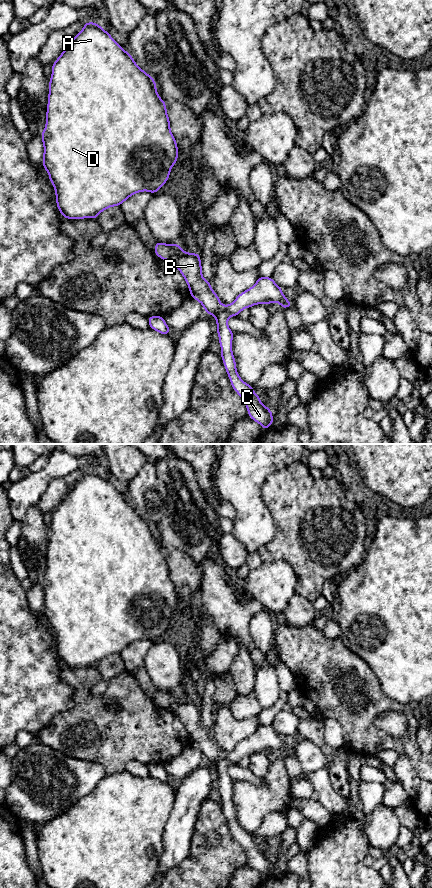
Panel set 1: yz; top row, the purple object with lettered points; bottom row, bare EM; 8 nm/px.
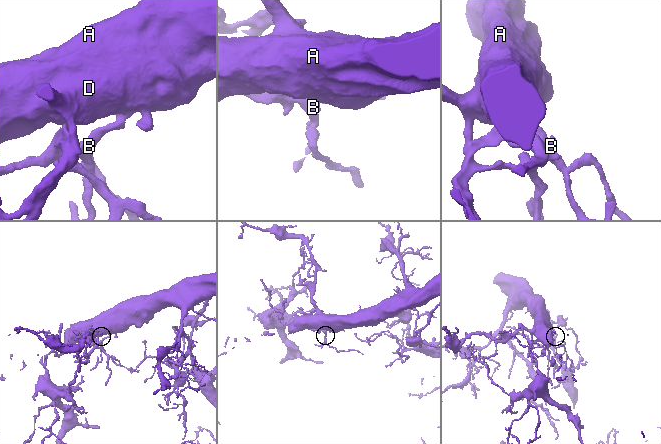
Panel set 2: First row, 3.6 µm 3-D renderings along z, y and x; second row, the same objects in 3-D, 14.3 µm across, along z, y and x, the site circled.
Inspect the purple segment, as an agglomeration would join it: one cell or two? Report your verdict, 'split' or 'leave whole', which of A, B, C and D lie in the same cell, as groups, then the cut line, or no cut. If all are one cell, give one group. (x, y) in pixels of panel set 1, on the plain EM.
split | A D / B C | yz (182, 698), (167, 708)

